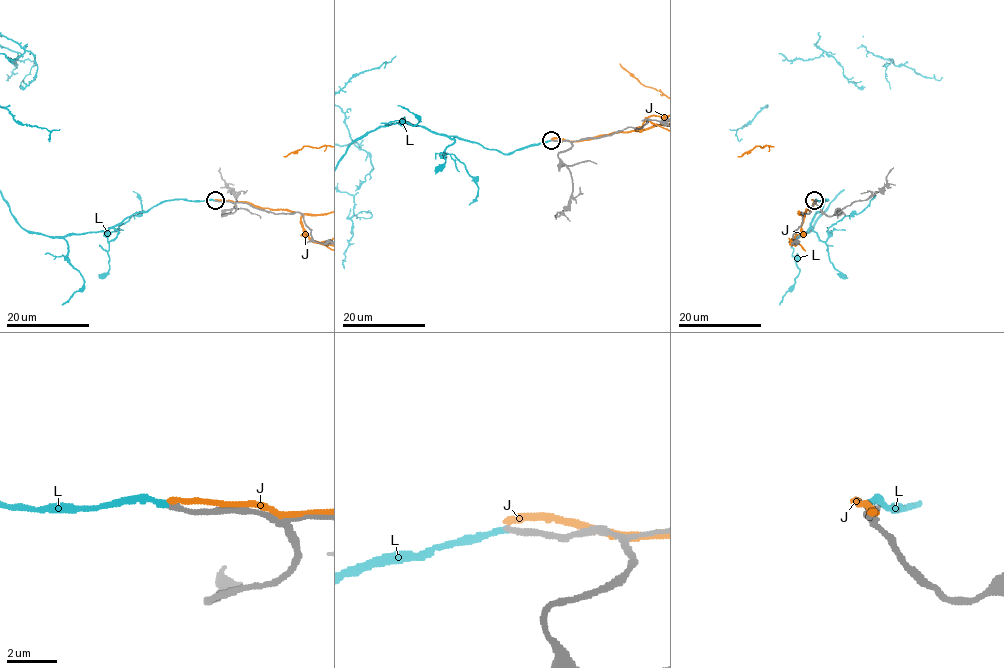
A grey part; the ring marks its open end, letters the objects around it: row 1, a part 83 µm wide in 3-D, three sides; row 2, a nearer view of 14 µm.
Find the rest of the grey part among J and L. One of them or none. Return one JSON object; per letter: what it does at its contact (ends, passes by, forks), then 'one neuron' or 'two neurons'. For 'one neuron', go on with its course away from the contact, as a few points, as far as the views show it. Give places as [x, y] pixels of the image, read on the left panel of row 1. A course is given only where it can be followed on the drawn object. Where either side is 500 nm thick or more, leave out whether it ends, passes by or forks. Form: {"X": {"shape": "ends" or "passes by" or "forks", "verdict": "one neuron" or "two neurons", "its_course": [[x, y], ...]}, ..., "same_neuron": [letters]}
{"J": {"shape": "ends", "verdict": "two neurons"}, "L": {"shape": "ends", "verdict": "one neuron"}, "same_neuron": ["L"]}

